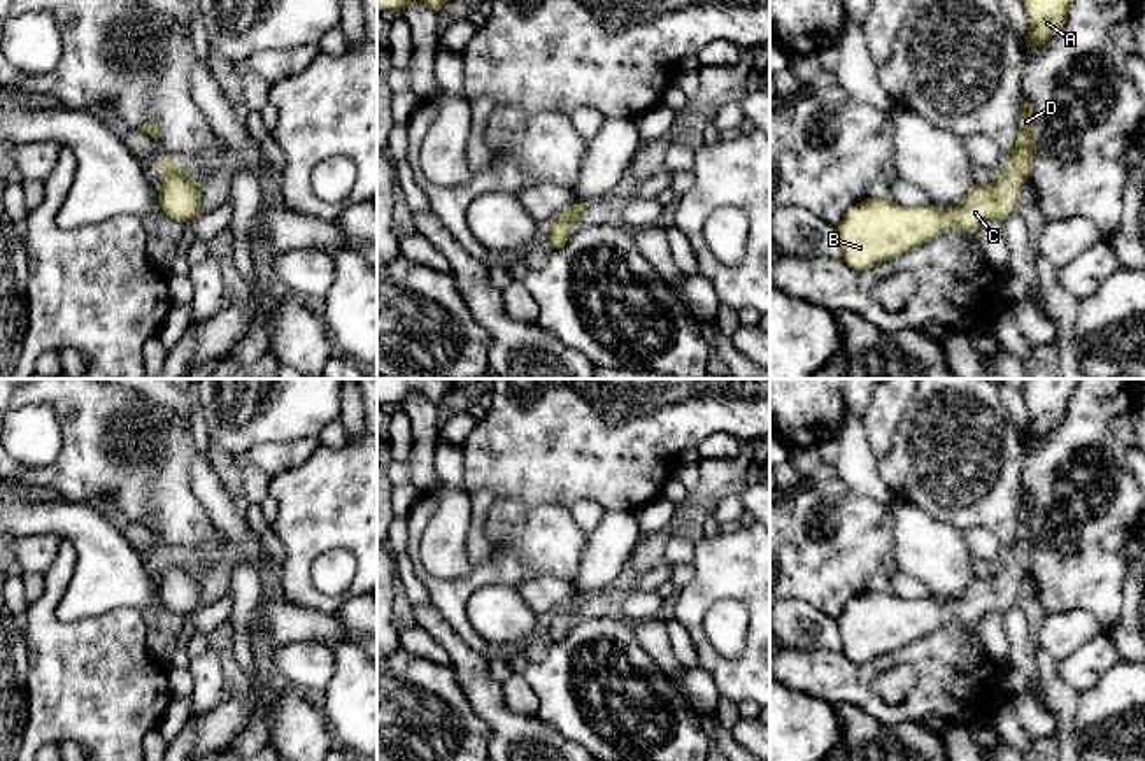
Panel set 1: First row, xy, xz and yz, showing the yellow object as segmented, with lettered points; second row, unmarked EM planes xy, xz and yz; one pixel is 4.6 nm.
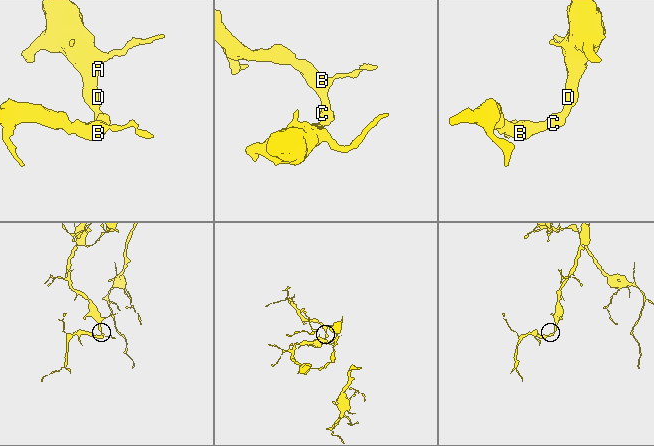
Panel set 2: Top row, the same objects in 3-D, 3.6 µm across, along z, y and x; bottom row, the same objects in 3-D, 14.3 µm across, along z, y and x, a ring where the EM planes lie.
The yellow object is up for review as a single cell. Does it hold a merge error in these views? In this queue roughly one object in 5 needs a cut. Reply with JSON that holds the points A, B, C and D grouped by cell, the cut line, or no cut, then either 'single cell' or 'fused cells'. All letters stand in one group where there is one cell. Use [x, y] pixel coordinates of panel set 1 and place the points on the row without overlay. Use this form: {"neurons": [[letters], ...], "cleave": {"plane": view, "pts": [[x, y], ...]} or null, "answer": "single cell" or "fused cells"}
{"neurons": [["A", "B", "C", "D"]], "cleave": null, "answer": "single cell"}

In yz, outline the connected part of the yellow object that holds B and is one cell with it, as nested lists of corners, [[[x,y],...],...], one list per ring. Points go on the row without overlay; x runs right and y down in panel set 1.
[[[1021,493],[1015,542],[989,579],[971,575],[954,600],[900,598],[866,591],[836,617],[840,651],[854,663],[868,663],[945,624],[977,624],[987,612],[1005,614],[1017,603],[1036,547],[1033,498]]]

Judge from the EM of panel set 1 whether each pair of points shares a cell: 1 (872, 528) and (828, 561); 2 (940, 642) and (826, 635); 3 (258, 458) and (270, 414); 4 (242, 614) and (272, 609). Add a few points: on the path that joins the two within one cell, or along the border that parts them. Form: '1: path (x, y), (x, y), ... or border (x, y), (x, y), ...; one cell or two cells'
1: path (861, 528), (839, 551); one cell
2: border (795, 649), (839, 651); two cells
3: border (304, 435), (293, 440), (260, 442), (246, 453); two cells
4: border (269, 593), (258, 609), (255, 628); two cells

